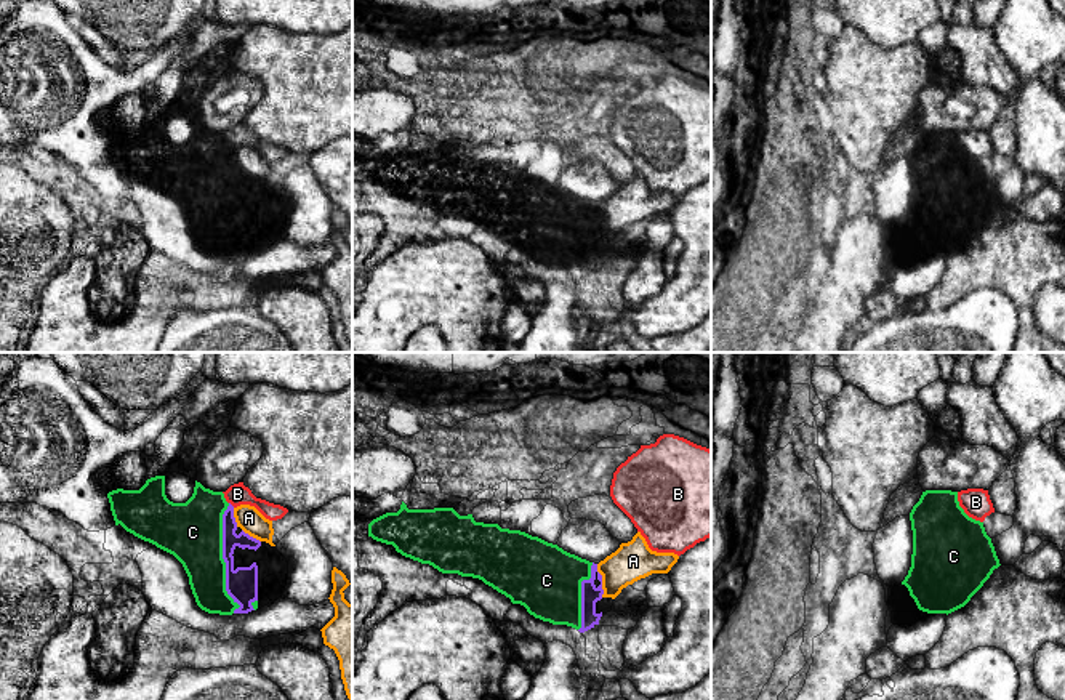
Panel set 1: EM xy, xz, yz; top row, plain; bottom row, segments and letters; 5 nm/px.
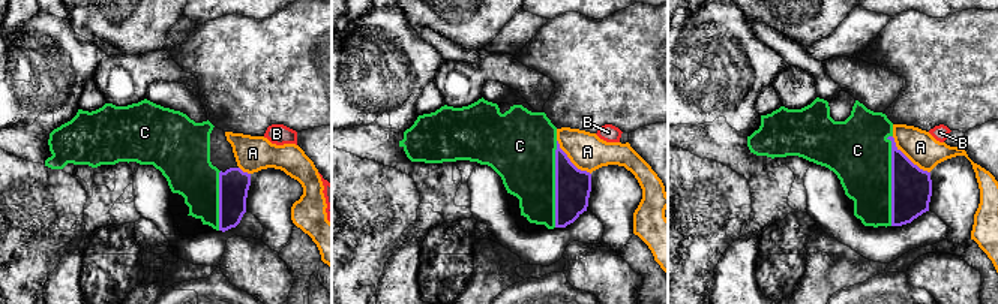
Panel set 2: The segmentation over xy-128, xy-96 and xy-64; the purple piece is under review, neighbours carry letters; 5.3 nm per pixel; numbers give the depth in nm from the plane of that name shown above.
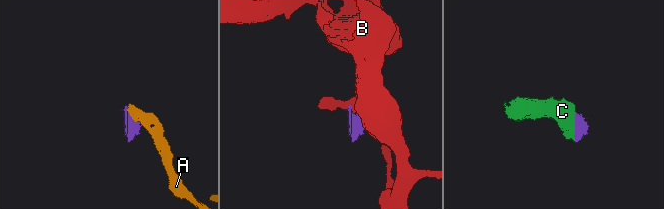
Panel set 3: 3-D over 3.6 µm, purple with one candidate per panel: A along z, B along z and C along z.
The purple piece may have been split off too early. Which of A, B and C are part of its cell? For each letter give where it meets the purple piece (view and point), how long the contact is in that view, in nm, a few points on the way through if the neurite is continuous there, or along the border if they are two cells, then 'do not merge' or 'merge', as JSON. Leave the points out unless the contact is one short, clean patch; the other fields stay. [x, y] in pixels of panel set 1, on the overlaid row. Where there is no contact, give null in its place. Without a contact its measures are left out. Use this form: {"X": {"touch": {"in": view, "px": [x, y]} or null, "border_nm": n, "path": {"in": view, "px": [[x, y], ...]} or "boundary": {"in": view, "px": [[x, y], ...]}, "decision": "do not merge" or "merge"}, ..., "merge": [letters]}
{"A": {"touch": {"in": "xz", "px": [601, 580]}, "border_nm": 170, "boundary": {"in": "xz", "px": [[596, 564], [601, 574], [602, 596]]}, "decision": "do not merge"}, "B": {"touch": {"in": "xy", "px": [231, 505]}, "border_nm": 40, "boundary": {"in": "xy", "px": [[229, 502], [234, 506]]}, "decision": "do not merge"}, "C": {"touch": {"in": "xy", "px": [223, 558]}, "border_nm": 550, "decision": "merge"}, "merge": ["C"]}

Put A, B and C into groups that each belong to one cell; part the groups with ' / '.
A / B / C

